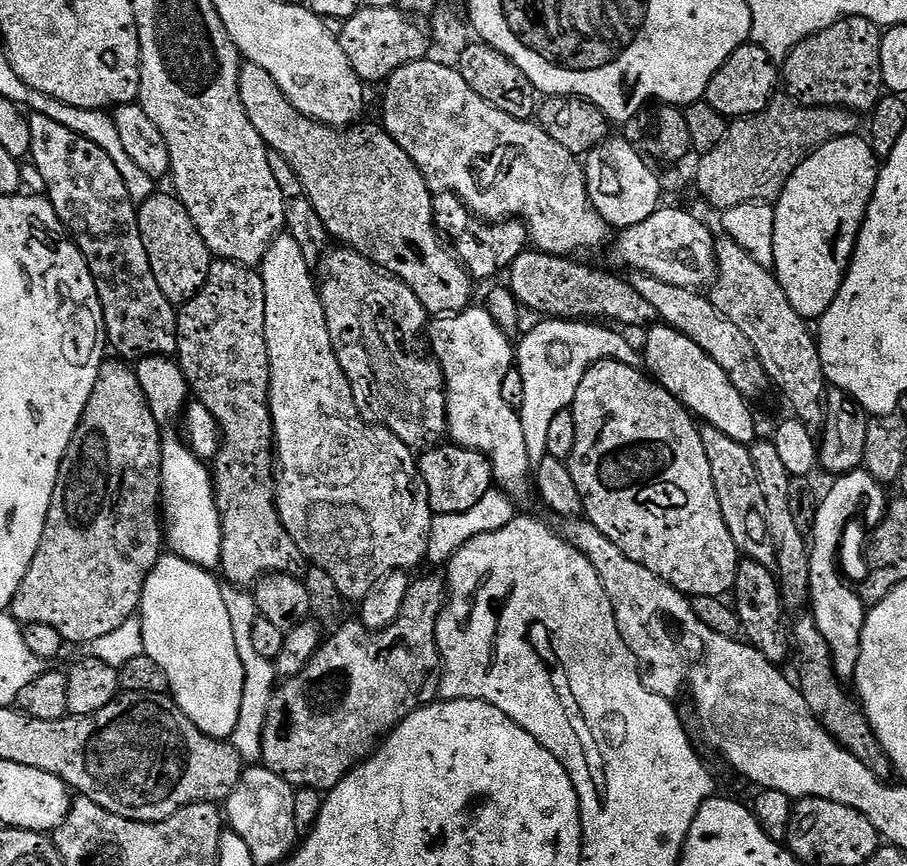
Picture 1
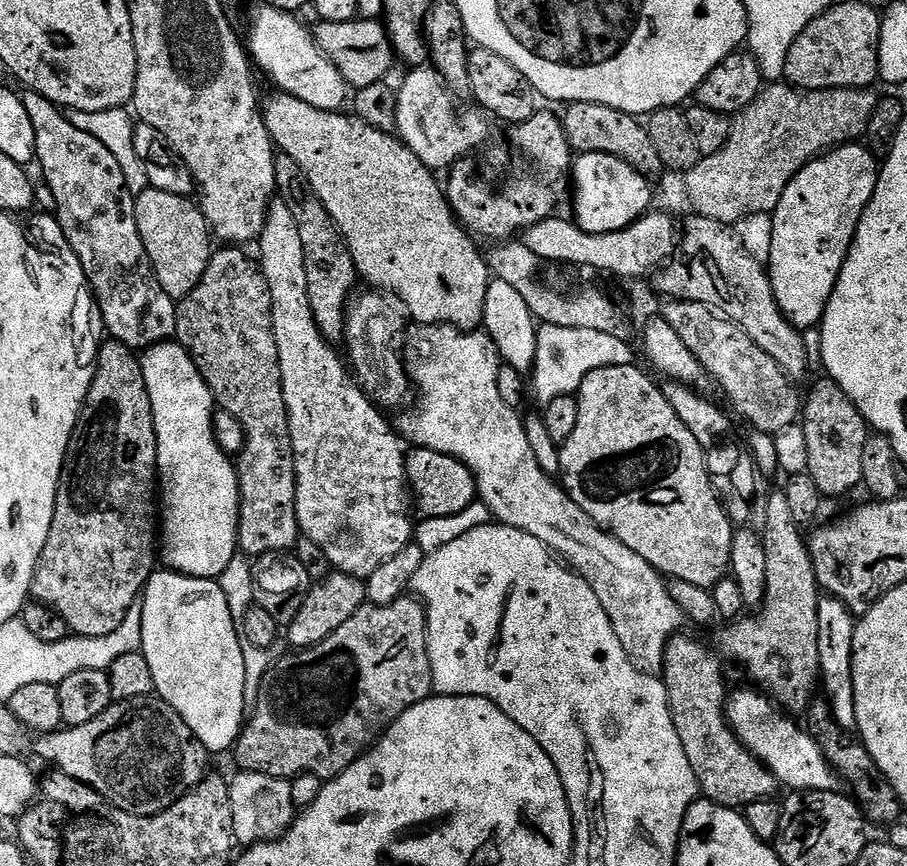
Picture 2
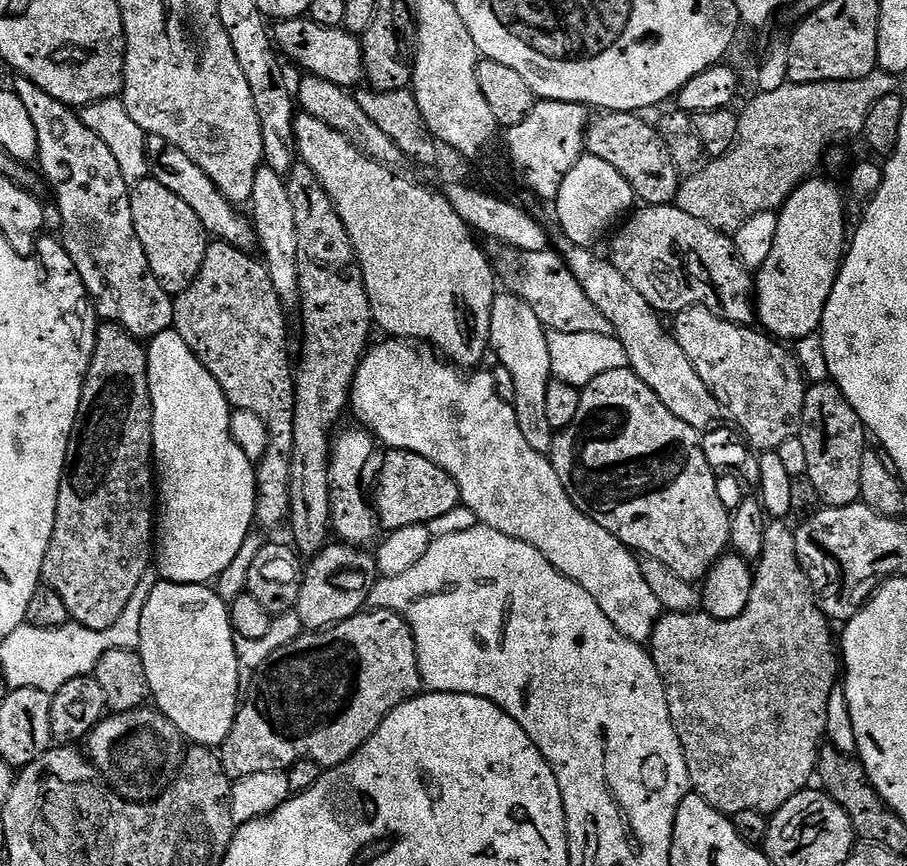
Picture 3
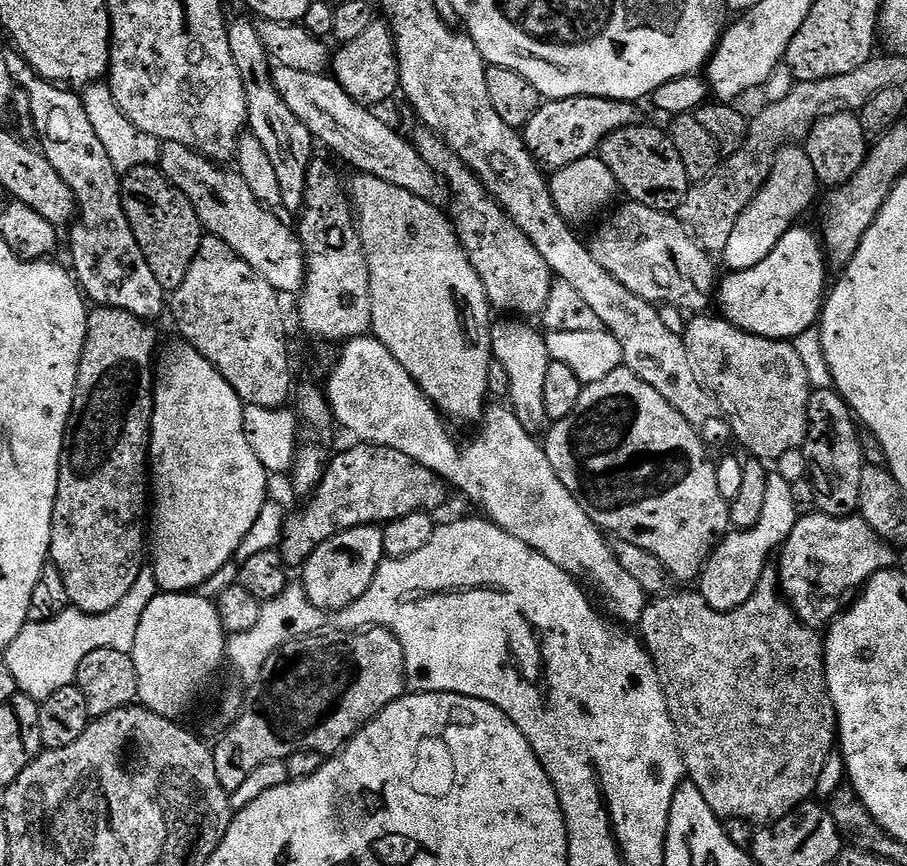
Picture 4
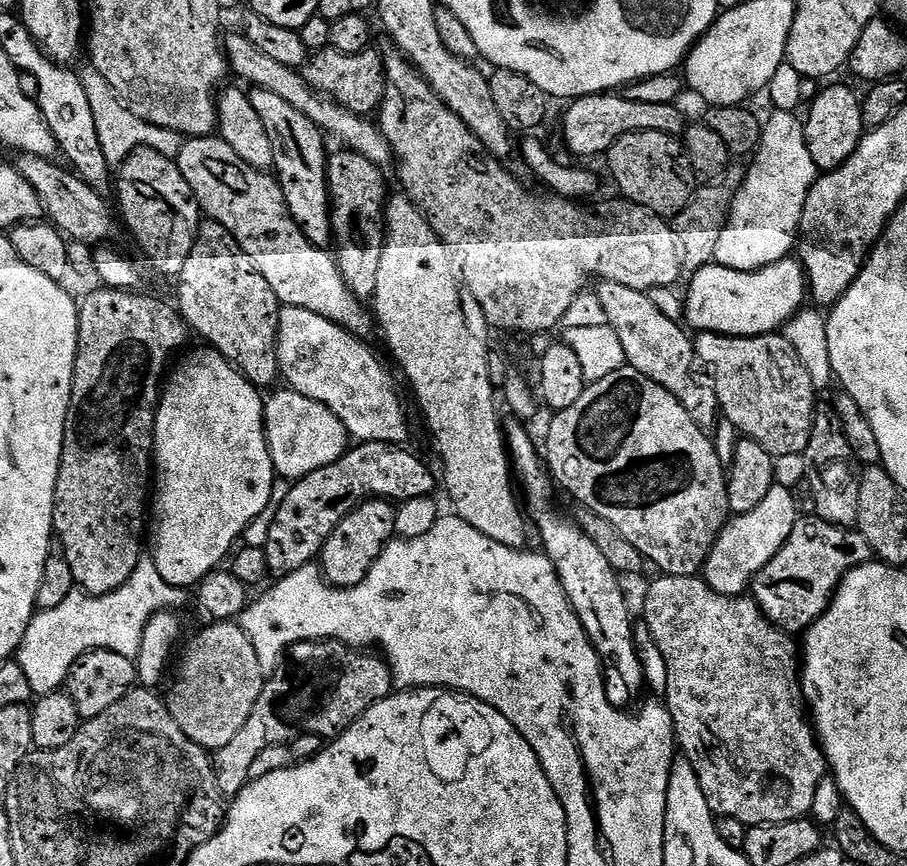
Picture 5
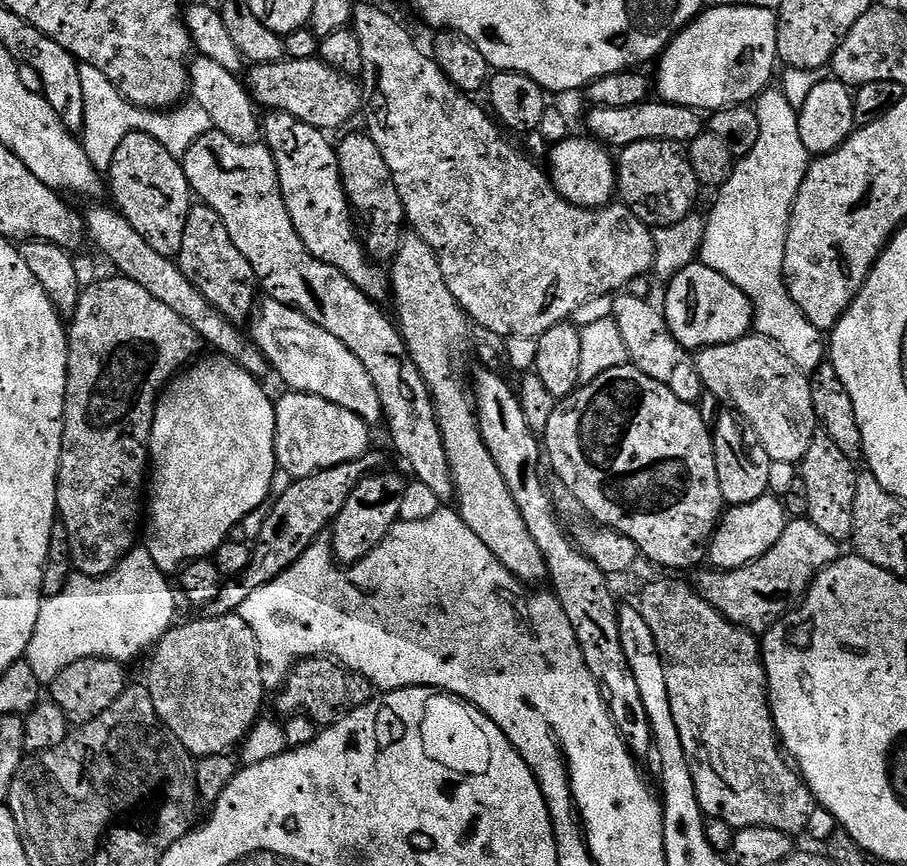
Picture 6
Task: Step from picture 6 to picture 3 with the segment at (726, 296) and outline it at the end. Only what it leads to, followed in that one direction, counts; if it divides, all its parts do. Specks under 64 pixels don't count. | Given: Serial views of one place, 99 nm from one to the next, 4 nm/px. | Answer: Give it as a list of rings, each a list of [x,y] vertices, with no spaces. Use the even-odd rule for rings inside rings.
[[[805,179],[779,209],[770,258],[754,276],[754,312],[759,327],[784,342],[806,340],[819,333],[826,302],[846,255],[844,192],[832,180],[816,179]]]

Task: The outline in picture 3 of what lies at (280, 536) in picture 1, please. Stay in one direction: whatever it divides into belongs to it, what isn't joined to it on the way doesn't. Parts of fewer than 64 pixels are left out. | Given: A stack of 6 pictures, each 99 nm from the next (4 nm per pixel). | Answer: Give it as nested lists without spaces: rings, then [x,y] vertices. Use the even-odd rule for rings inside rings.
[[[223,242],[209,243],[202,270],[191,286],[174,300],[174,331],[194,350],[198,362],[214,374],[218,386],[226,394],[233,409],[250,410],[258,414],[268,431],[268,449],[256,468],[255,523],[264,528],[276,528],[288,520],[290,510],[290,458],[294,450],[294,406],[296,382],[294,364],[288,361],[288,320],[284,303],[270,282],[268,269],[243,248]]]

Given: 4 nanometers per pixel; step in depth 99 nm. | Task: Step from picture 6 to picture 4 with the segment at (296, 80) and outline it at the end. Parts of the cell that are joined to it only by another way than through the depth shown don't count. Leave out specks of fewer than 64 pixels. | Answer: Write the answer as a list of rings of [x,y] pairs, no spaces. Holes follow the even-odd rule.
[[[377,18],[374,26],[366,30],[358,39],[349,44],[340,44],[335,49],[330,62],[331,75],[354,98],[354,102],[365,106],[384,104],[392,95],[400,92],[400,67],[396,57],[396,39],[392,27],[383,19]]]

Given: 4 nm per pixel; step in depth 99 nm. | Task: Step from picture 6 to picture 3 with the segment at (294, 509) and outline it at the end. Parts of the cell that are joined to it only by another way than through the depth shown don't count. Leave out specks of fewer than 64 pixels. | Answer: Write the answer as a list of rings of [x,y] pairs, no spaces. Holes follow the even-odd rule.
[[[392,450],[387,455],[380,464],[380,504],[375,505],[381,529],[393,532],[402,526],[429,524],[461,505],[458,482],[442,466],[434,466],[430,458],[413,452]]]

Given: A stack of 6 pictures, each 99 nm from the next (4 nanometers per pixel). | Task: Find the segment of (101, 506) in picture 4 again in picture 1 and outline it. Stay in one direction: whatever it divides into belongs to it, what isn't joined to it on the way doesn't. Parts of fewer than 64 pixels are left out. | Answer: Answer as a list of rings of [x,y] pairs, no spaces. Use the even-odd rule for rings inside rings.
[[[120,358],[105,359],[78,430],[74,430],[74,438],[60,463],[38,554],[34,554],[34,562],[30,562],[30,570],[26,570],[26,578],[22,578],[22,586],[18,586],[18,594],[12,599],[10,614],[21,625],[42,622],[54,626],[69,645],[86,646],[94,638],[118,630],[126,618],[137,615],[146,578],[150,578],[166,544],[160,499],[161,443],[162,425],[154,418],[150,402],[146,402],[135,367]]]

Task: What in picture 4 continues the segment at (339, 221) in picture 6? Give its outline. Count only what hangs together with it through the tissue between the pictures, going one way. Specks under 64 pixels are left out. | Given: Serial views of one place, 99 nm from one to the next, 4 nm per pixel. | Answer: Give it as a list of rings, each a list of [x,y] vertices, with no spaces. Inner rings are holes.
[[[250,19],[236,20],[227,25],[230,38],[230,54],[234,54],[238,70],[242,74],[242,86],[246,90],[246,106],[248,107],[248,128],[266,146],[266,154],[270,154],[270,162],[274,162],[274,171],[278,174],[278,190],[282,190],[283,207],[288,207],[293,214],[304,207],[304,191],[306,190],[306,174],[313,162],[314,141],[310,130],[290,114],[290,106],[286,106],[283,98],[276,93],[272,81],[272,68],[266,46],[262,46],[262,38],[258,38],[258,30]]]

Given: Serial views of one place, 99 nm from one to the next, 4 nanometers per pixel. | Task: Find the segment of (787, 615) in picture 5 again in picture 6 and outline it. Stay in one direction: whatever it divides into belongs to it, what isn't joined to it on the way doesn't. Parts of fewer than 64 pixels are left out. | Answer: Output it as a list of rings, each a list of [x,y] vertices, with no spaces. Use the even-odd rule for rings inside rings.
[[[789,519],[778,542],[756,561],[740,569],[701,571],[701,576],[694,580],[694,587],[696,593],[706,598],[706,602],[710,602],[710,606],[714,606],[714,610],[721,612],[731,624],[753,634],[763,634],[784,619],[790,605],[799,605],[819,572],[840,559],[840,548],[837,540],[830,538],[830,534],[822,534],[811,520]]]

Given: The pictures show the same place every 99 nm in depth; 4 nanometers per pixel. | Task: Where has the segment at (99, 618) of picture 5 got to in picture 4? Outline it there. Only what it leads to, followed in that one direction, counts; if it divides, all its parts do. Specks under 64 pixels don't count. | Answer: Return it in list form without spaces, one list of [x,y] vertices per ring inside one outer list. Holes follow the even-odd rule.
[[[141,567],[138,582],[114,606],[114,610],[106,610],[102,614],[86,614],[76,608],[69,607],[53,620],[41,624],[24,625],[24,629],[14,638],[14,642],[3,653],[6,666],[10,666],[10,674],[14,674],[17,689],[23,695],[37,702],[50,698],[62,686],[75,684],[78,666],[86,654],[94,650],[122,650],[131,653],[134,638],[138,638],[138,622],[142,622],[142,614],[146,614],[146,606],[158,595],[156,579],[151,567]]]

